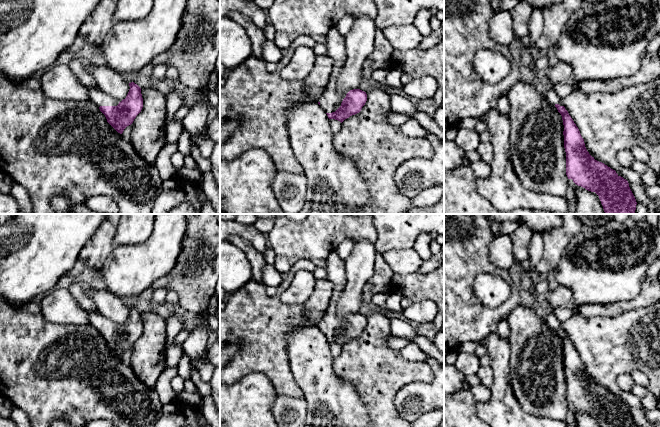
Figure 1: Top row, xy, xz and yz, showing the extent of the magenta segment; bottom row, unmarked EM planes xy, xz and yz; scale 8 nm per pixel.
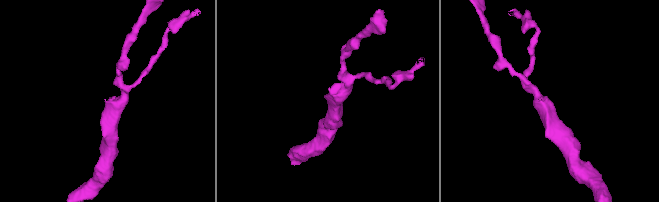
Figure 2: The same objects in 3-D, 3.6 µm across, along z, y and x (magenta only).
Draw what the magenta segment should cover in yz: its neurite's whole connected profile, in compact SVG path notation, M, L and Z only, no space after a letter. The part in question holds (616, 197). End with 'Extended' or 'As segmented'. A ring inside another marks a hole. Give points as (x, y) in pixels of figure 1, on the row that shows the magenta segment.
M554 87L547 88L545 97L562 116L568 179L588 191L595 192L605 214L635 214L637 202L628 181L589 154L578 127Z. Extended

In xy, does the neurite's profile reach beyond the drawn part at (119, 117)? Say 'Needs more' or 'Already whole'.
Needs more

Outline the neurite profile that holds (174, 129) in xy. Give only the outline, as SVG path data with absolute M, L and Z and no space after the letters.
M173 119L166 127L166 141L168 143L177 143L183 130L182 122Z

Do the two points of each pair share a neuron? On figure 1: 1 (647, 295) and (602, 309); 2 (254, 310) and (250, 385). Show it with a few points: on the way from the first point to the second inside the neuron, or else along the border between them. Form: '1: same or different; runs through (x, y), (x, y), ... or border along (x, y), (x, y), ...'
1: same; runs through (636, 303), (613, 309)
2: different; border along (272, 382), (264, 375), (252, 372), (230, 384)

